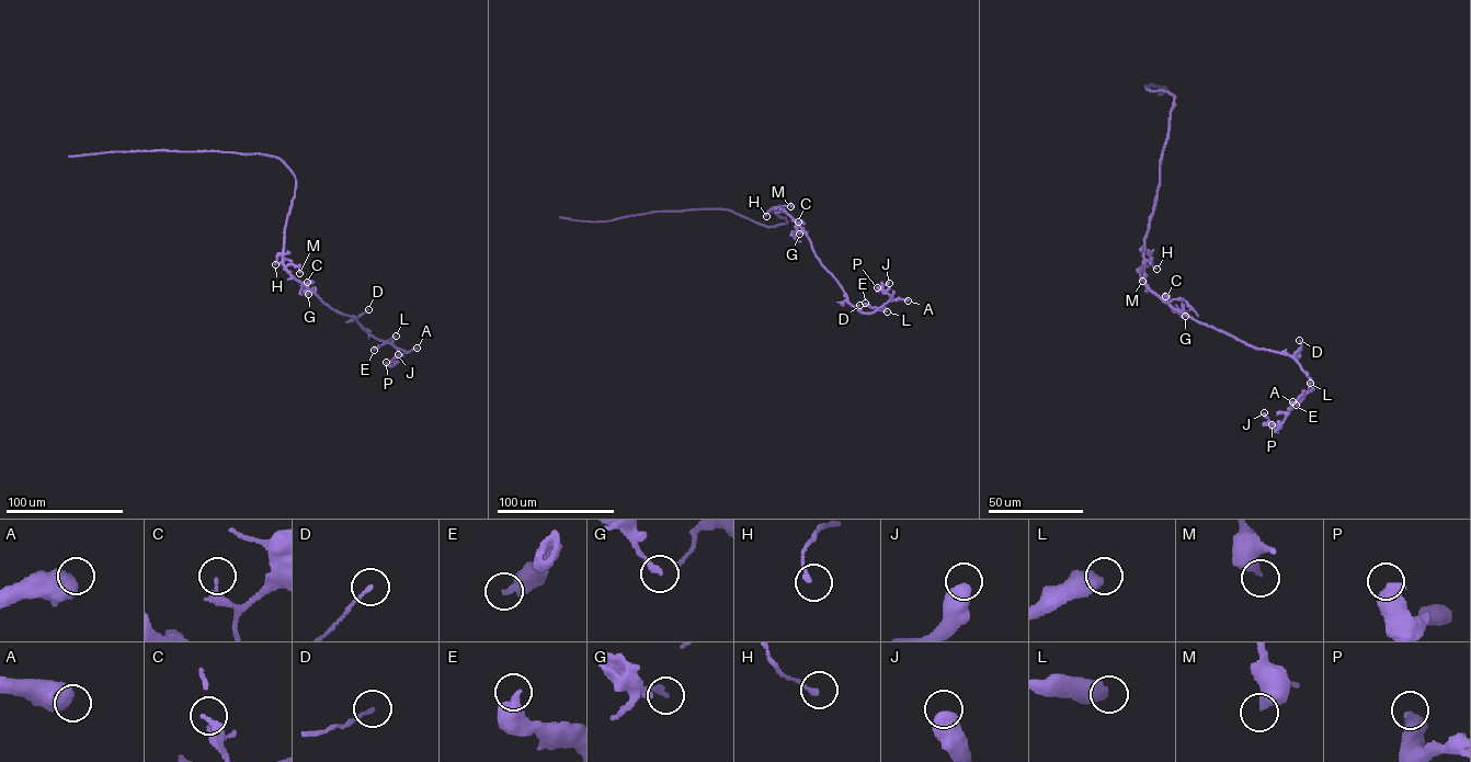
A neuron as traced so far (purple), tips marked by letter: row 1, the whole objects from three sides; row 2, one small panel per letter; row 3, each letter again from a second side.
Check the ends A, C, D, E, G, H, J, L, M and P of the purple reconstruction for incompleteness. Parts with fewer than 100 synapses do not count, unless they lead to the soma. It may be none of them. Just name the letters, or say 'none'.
none

